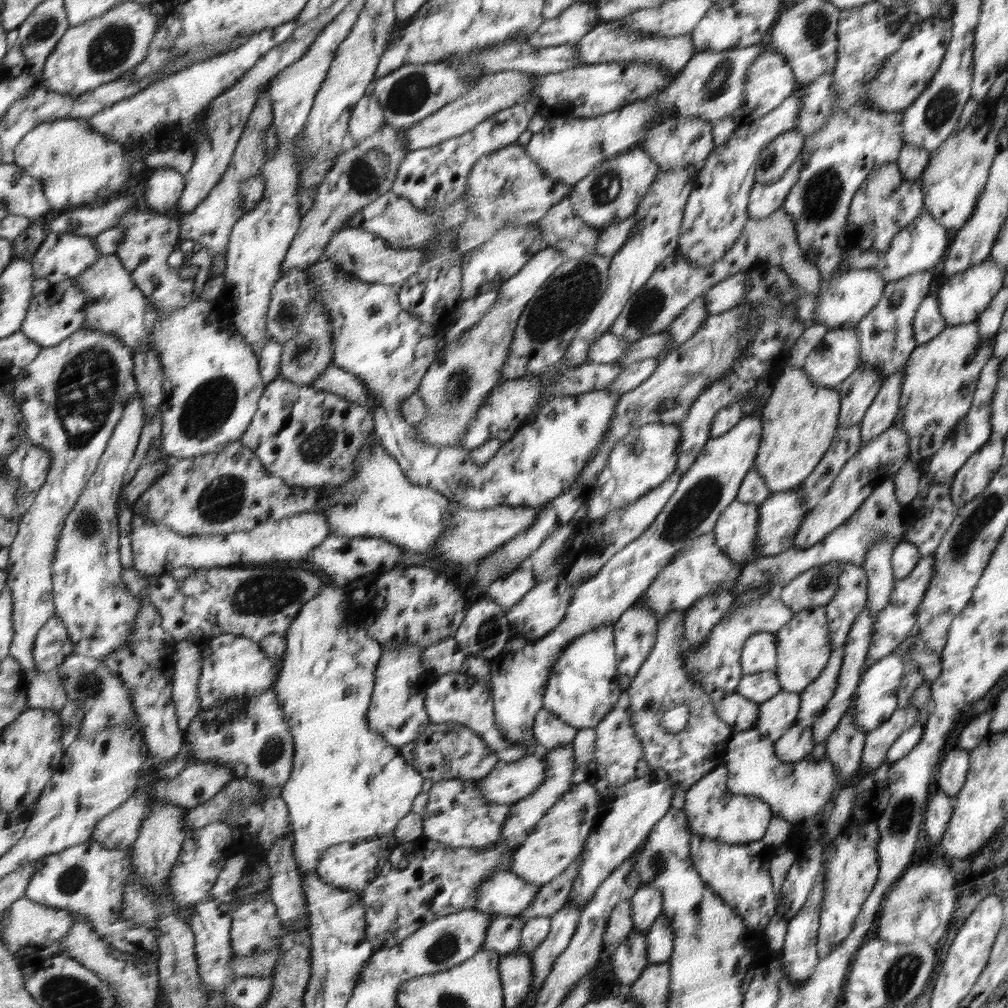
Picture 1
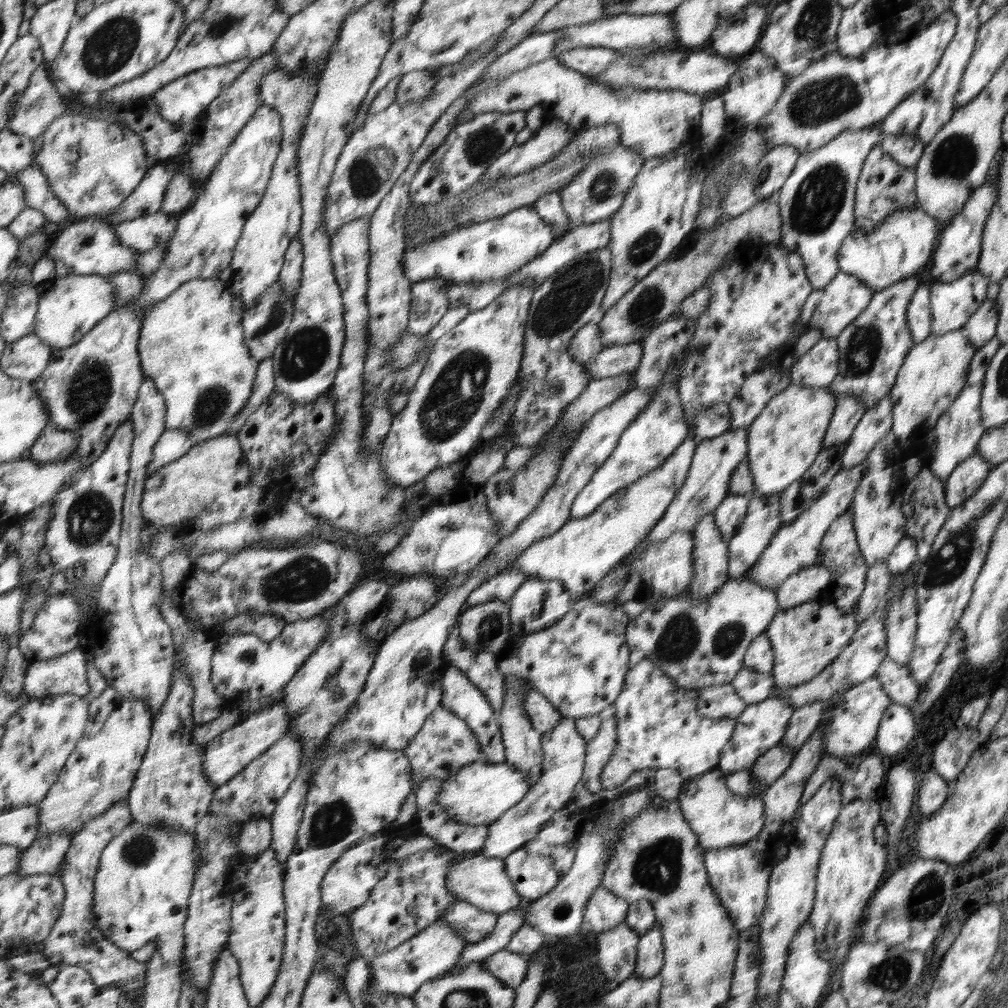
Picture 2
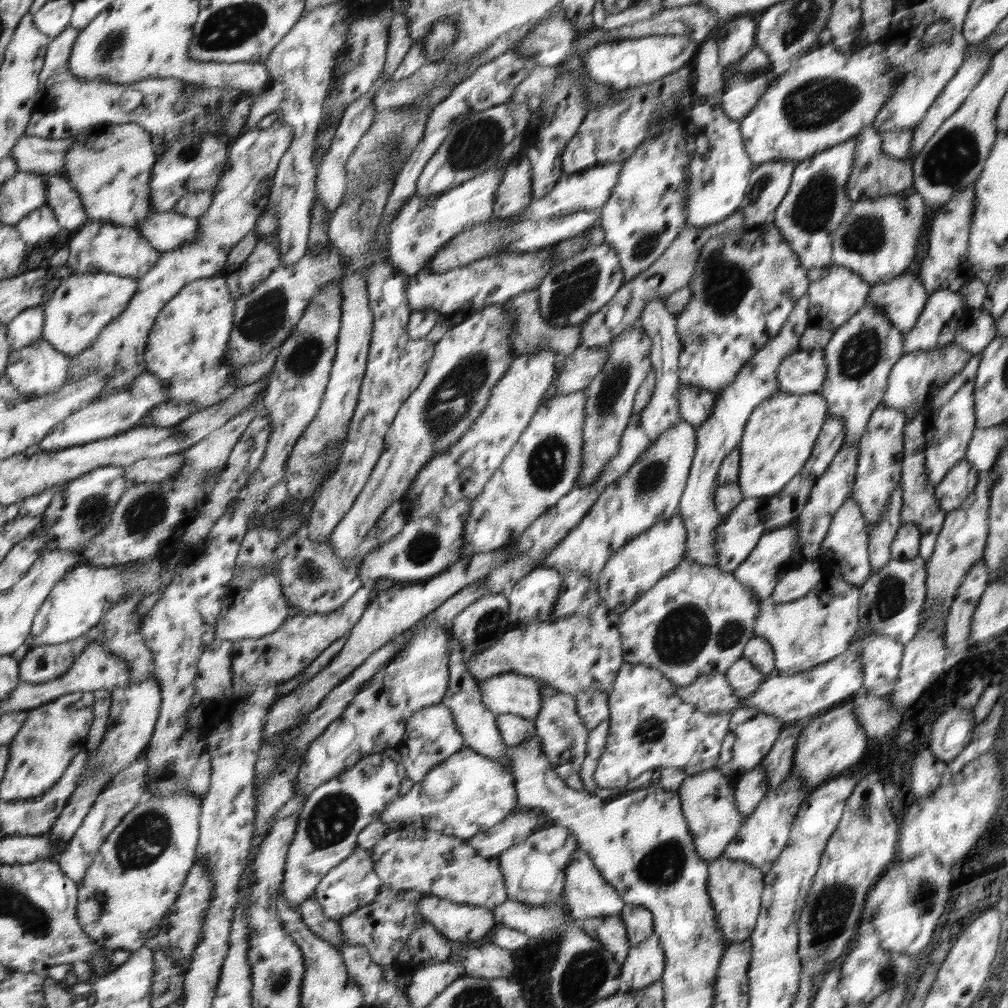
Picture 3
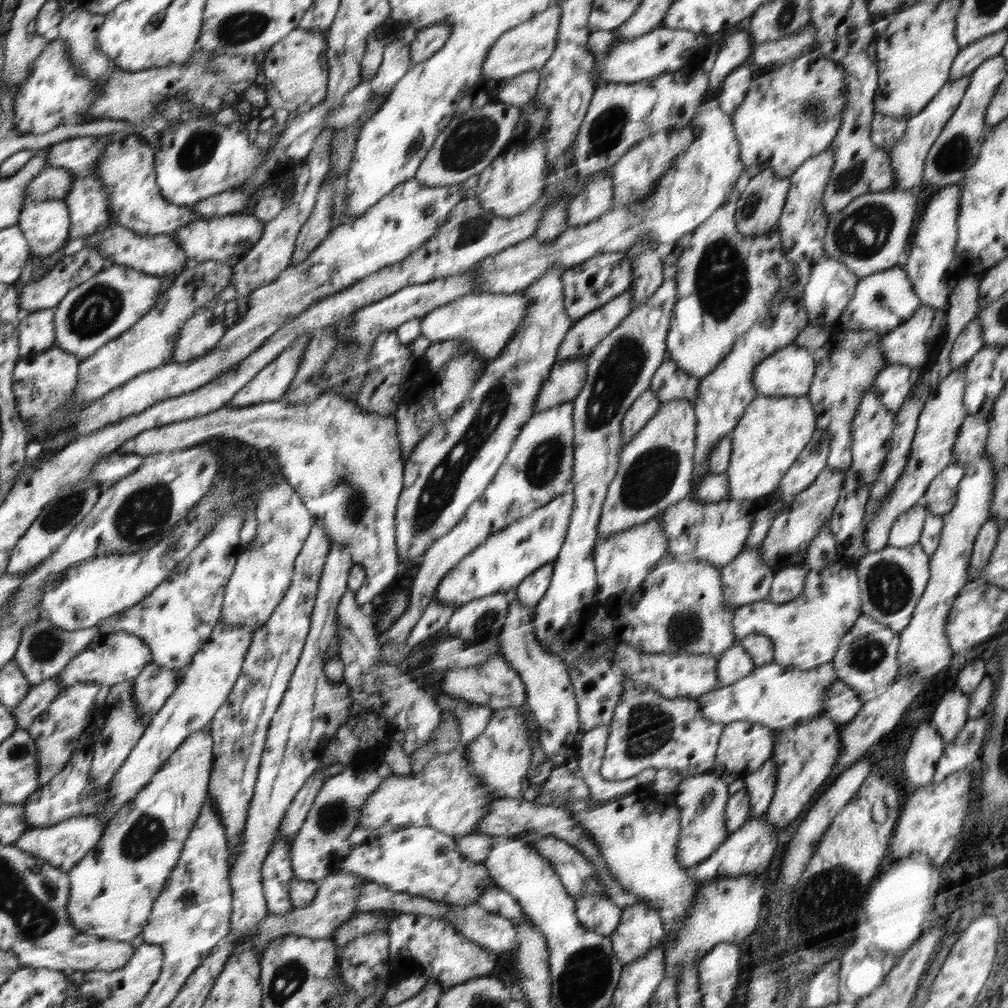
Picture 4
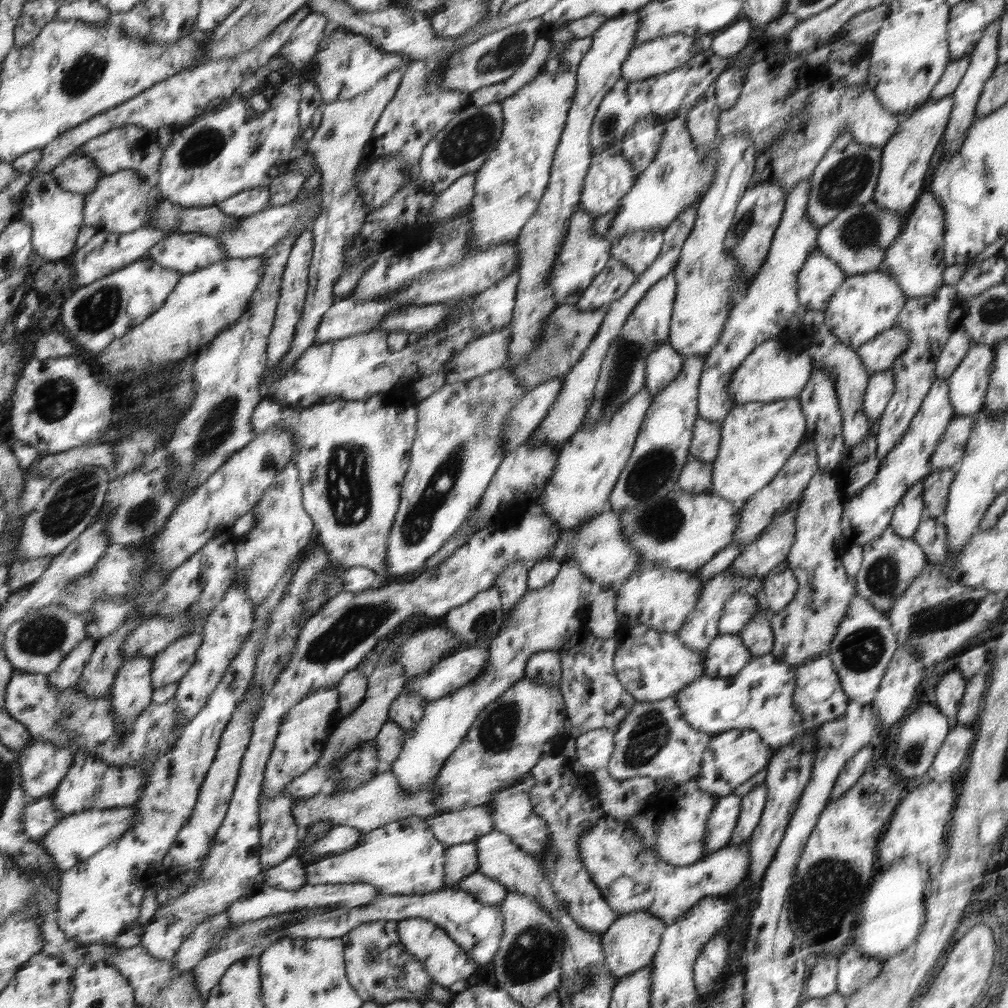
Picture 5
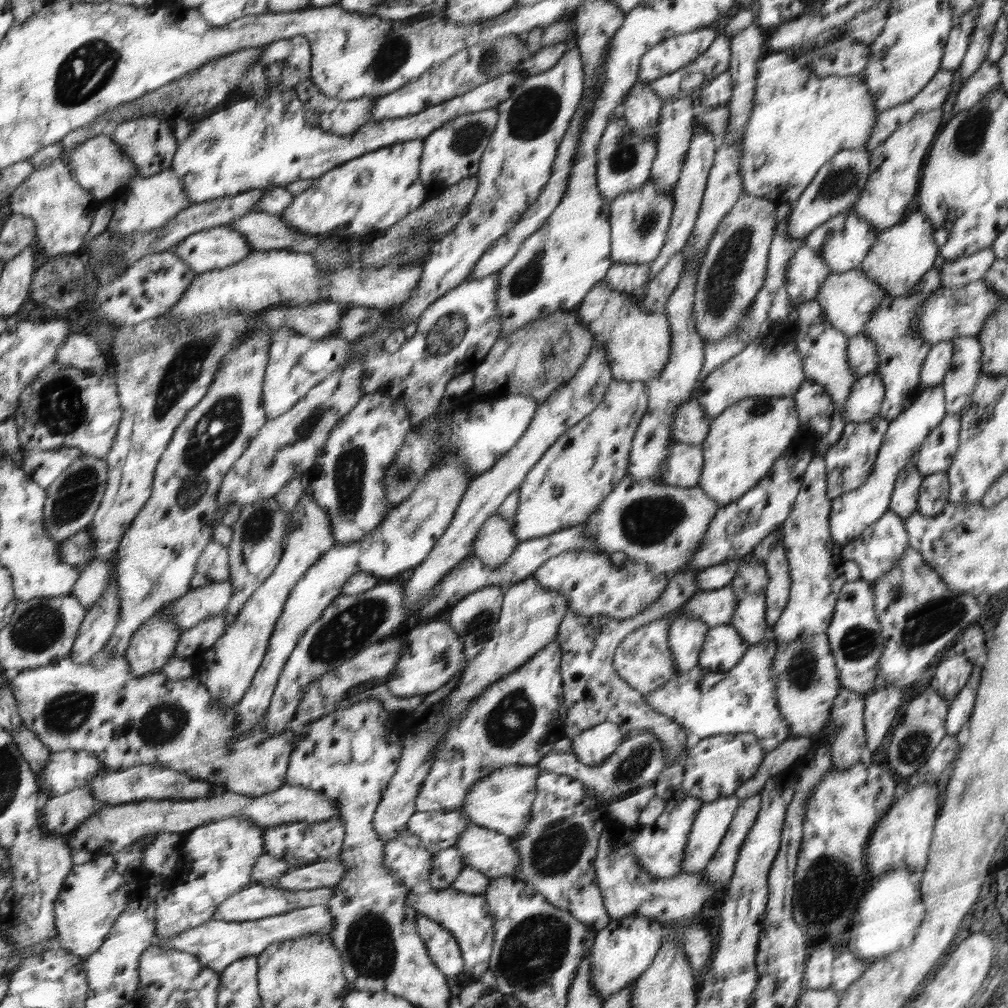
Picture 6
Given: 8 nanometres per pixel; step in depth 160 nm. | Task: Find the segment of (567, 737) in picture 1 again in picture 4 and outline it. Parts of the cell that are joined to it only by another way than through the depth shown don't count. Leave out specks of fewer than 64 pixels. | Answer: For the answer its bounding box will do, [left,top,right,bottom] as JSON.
[441,652,526,711]

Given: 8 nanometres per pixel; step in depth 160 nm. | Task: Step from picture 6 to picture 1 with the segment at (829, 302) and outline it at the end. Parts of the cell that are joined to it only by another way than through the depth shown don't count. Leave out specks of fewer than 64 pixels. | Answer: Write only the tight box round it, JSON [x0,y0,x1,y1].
[913,295,947,344]

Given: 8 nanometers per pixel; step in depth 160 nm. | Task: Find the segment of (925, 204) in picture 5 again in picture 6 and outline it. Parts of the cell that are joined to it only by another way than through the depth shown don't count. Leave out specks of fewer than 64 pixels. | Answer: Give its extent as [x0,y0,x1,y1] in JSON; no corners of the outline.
[861,210,938,298]

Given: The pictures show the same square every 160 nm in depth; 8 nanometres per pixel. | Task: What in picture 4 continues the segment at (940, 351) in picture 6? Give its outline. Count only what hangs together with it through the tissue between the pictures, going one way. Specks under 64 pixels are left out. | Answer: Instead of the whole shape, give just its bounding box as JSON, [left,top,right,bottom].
[950,319,984,369]

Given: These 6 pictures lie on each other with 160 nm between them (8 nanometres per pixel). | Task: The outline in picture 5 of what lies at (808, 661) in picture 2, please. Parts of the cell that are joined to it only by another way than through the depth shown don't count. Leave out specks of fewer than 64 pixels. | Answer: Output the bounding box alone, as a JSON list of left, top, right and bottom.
[718,470,855,668]

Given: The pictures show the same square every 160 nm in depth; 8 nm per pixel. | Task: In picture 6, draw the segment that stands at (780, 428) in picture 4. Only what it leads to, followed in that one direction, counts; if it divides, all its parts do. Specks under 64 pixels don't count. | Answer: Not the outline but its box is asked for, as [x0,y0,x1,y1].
[698,397,798,506]

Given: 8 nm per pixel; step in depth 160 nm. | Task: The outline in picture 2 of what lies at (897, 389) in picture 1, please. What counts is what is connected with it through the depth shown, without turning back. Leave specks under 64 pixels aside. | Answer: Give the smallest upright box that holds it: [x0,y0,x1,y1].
[841,394,892,469]

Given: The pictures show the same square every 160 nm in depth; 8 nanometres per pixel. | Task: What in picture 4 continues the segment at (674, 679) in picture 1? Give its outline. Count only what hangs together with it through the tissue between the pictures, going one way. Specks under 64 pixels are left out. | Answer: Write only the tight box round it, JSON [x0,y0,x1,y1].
[599,676,725,783]

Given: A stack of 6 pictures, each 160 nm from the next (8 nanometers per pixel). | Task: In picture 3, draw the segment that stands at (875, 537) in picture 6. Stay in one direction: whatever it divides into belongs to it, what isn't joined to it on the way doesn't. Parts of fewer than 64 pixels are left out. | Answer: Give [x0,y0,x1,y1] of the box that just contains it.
[859,556,927,645]

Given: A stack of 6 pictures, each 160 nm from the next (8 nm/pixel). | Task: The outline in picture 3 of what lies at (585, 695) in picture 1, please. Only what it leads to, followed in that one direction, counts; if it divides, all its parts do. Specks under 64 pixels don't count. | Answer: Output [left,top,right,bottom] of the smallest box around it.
[464,584,625,699]

